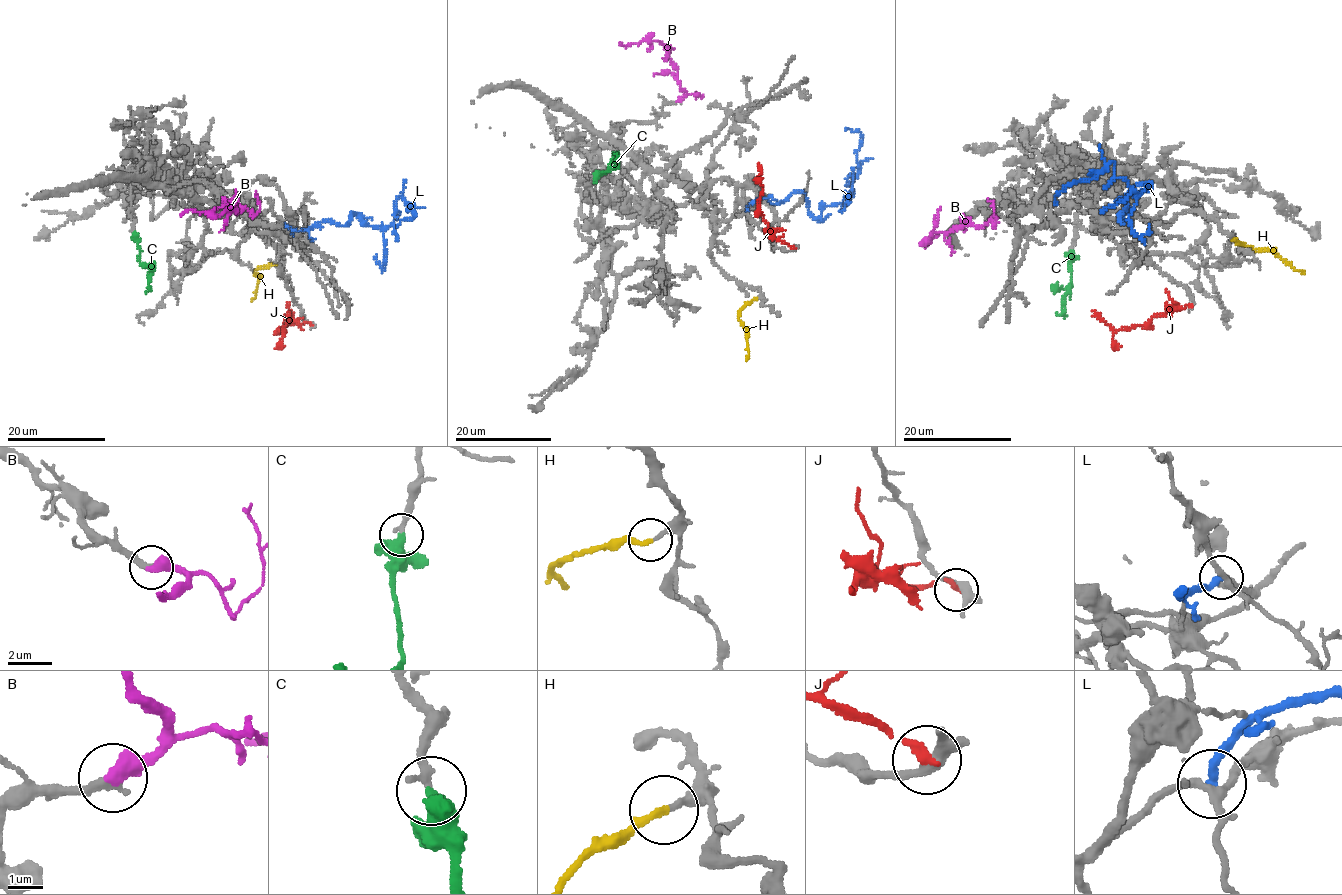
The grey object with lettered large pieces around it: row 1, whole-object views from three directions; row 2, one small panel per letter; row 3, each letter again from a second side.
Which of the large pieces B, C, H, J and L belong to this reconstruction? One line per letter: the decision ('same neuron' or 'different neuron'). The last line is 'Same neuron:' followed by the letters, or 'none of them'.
B: same neuron
C: same neuron
H: same neuron
J: different neuron
L: different neuron
Same neuron: B, C, H

